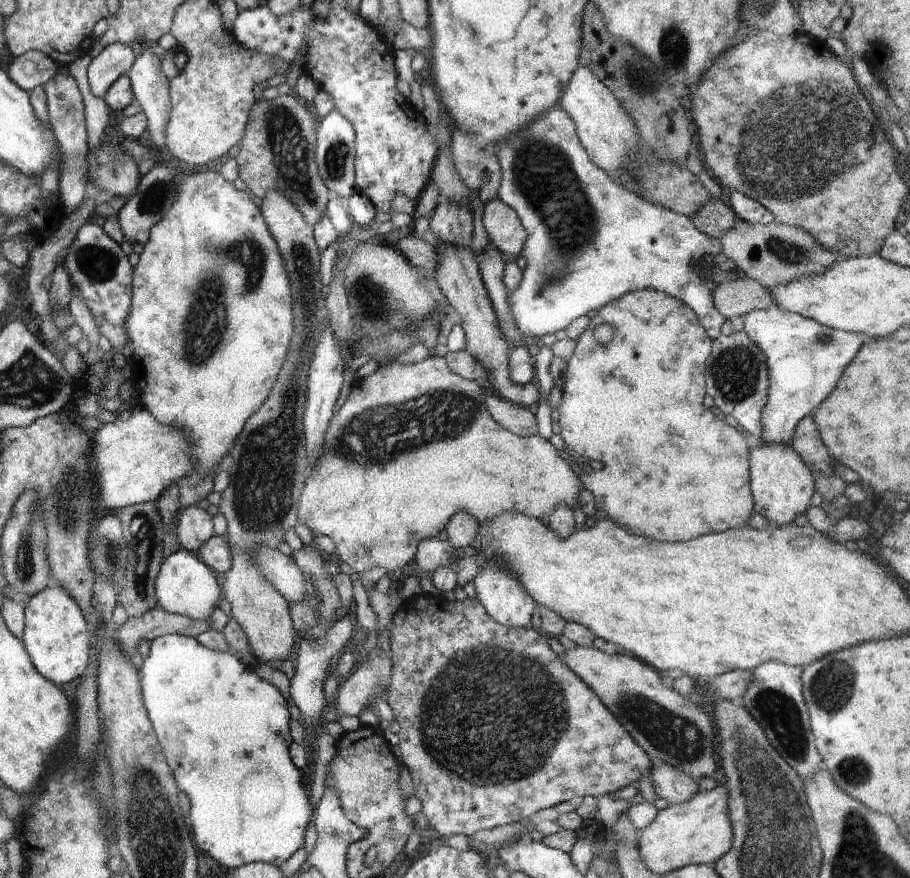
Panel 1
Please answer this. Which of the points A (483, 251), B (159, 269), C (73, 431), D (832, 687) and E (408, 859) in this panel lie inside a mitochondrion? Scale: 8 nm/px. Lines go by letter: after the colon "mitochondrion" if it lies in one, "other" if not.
A: other
B: other
C: other
D: mitochondrion
E: other

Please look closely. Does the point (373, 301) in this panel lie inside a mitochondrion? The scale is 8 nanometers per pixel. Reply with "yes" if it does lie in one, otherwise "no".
yes

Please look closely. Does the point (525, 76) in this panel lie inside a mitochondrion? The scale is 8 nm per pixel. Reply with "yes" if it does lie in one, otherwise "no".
no

